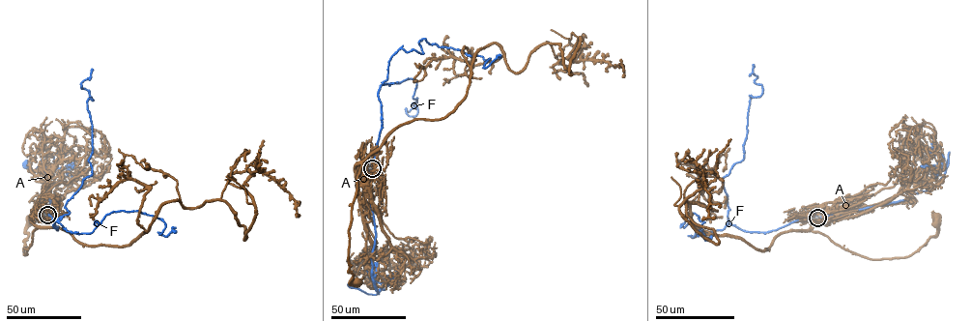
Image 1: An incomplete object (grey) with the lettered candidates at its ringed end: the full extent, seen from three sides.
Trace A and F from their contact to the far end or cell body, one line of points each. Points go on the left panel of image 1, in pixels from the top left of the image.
A: (47, 216), (49, 217), (42, 220), (31, 215), (31, 222), (37, 228), (25, 254), (25, 231), (32, 219)
F: (46, 216), (44, 211), (51, 201), (45, 191), (53, 155), (47, 153), (34, 170), (26, 163)

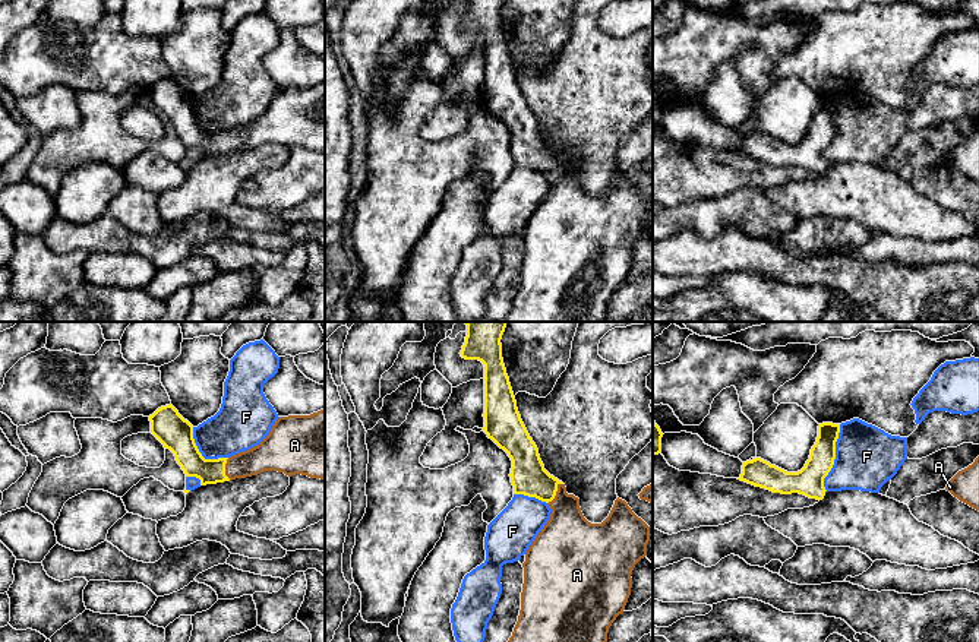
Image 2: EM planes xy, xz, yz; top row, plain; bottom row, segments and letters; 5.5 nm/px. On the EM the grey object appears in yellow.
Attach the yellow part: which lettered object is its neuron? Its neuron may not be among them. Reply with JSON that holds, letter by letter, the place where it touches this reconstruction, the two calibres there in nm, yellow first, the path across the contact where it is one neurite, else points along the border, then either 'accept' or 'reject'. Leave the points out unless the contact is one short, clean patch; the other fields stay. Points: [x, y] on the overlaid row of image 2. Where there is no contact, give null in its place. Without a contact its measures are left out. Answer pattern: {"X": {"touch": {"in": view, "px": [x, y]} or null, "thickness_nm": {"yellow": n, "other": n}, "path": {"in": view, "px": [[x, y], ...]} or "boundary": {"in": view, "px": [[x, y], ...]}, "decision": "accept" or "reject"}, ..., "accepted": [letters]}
{"A": {"touch": {"in": "xz", "px": [555, 493]}, "thickness_nm": {"yellow": 200, "other": 280}, "path": {"in": "xz", "px": [[529, 477], [555, 493], [565, 508], [567, 537]]}, "decision": "accept"}, "F": {"touch": {"in": "yz", "px": [834, 458]}, "thickness_nm": {"yellow": 160, "other": 340}, "decision": "reject"}, "accepted": ["A"]}

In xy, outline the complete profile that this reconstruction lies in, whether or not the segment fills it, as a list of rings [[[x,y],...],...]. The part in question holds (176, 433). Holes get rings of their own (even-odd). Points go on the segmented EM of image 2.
[[[170,404],[149,415],[151,433],[170,449],[186,477],[196,477],[200,486],[224,483],[236,478],[278,471],[325,480],[325,408],[310,415],[280,417],[269,434],[255,447],[230,458],[205,459],[193,439],[193,426]]]

